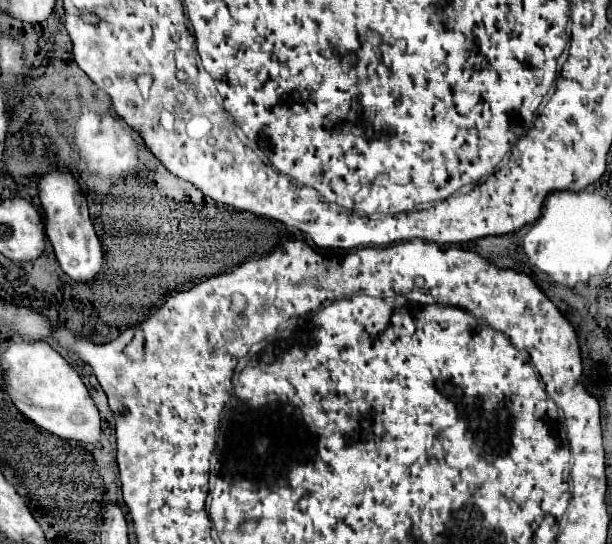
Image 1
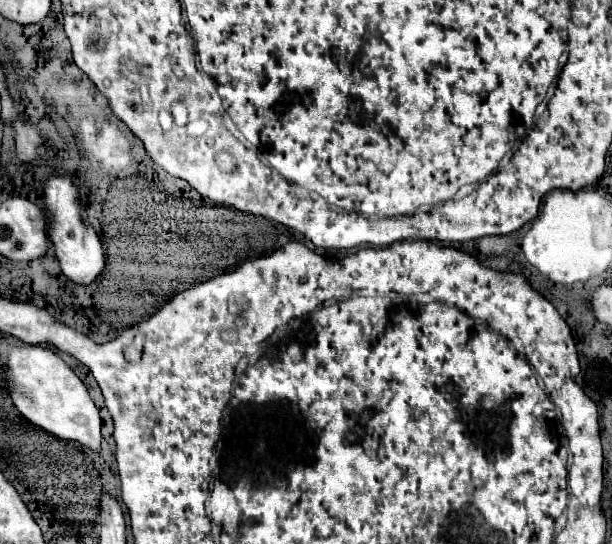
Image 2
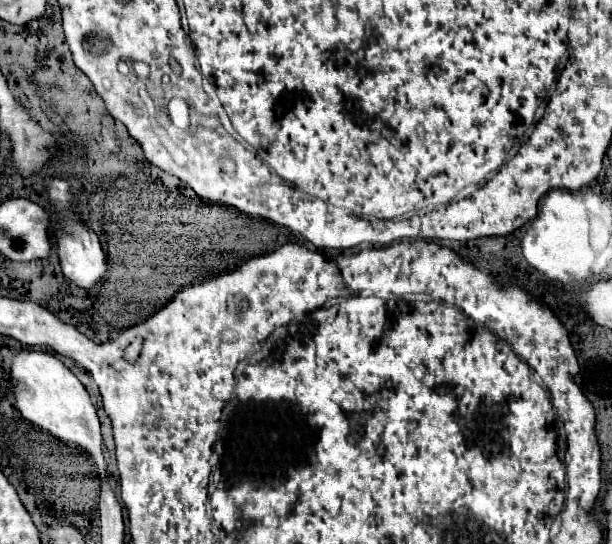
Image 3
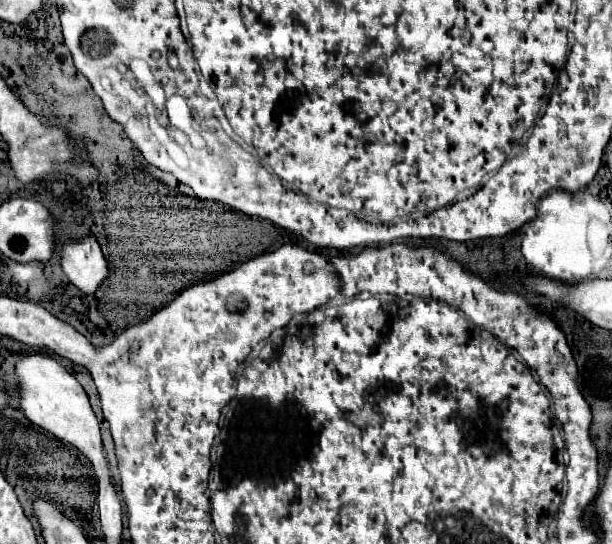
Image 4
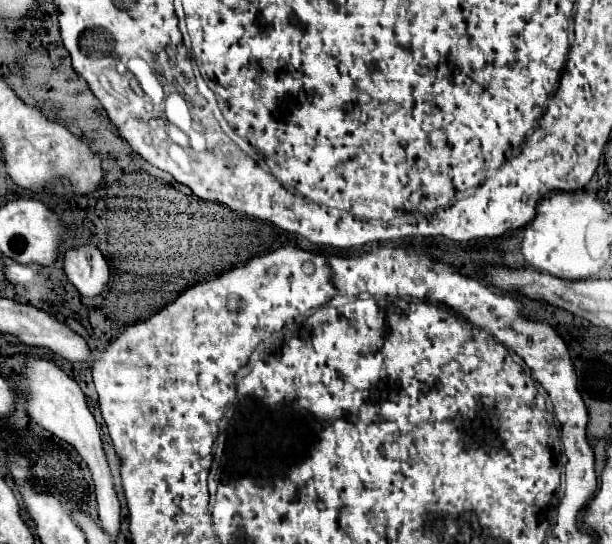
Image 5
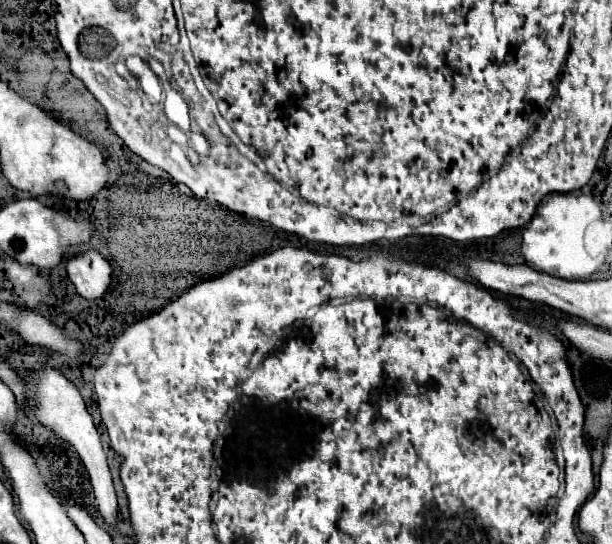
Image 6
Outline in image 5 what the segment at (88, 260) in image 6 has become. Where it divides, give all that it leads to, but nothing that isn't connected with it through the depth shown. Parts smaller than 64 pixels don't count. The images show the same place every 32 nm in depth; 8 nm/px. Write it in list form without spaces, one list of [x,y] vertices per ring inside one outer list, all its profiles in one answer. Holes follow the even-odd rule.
[[[88,242],[64,252],[64,272],[82,296],[96,296],[102,292],[110,268],[98,246]]]

